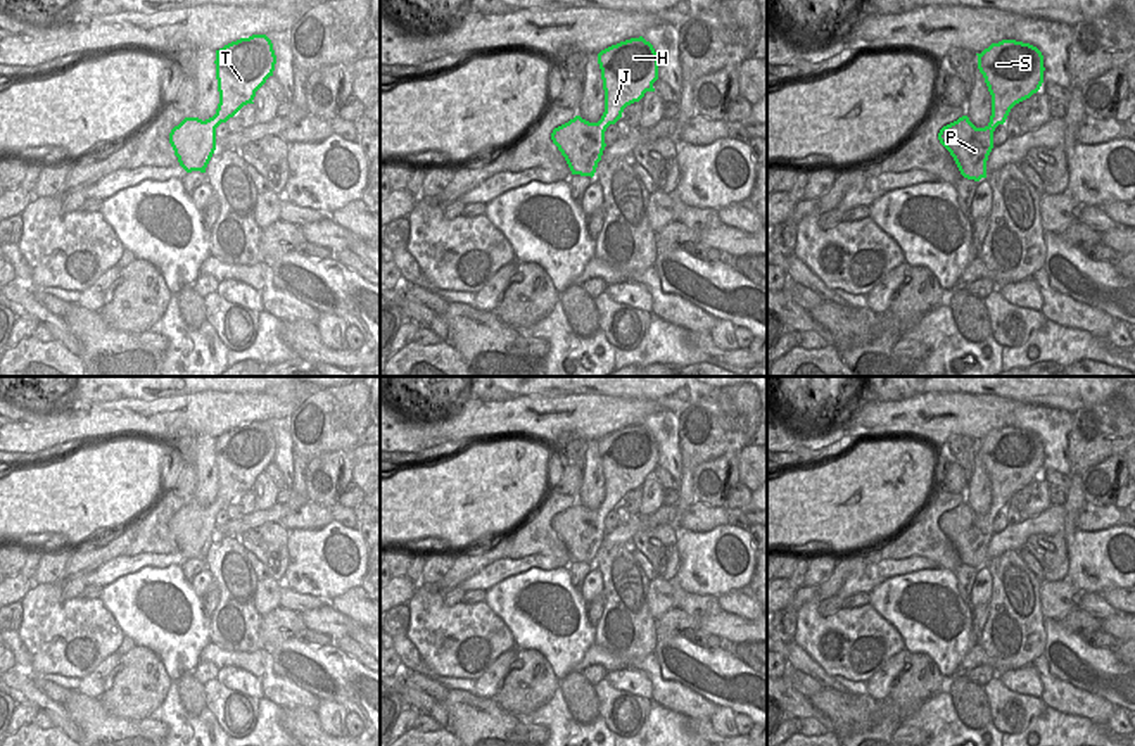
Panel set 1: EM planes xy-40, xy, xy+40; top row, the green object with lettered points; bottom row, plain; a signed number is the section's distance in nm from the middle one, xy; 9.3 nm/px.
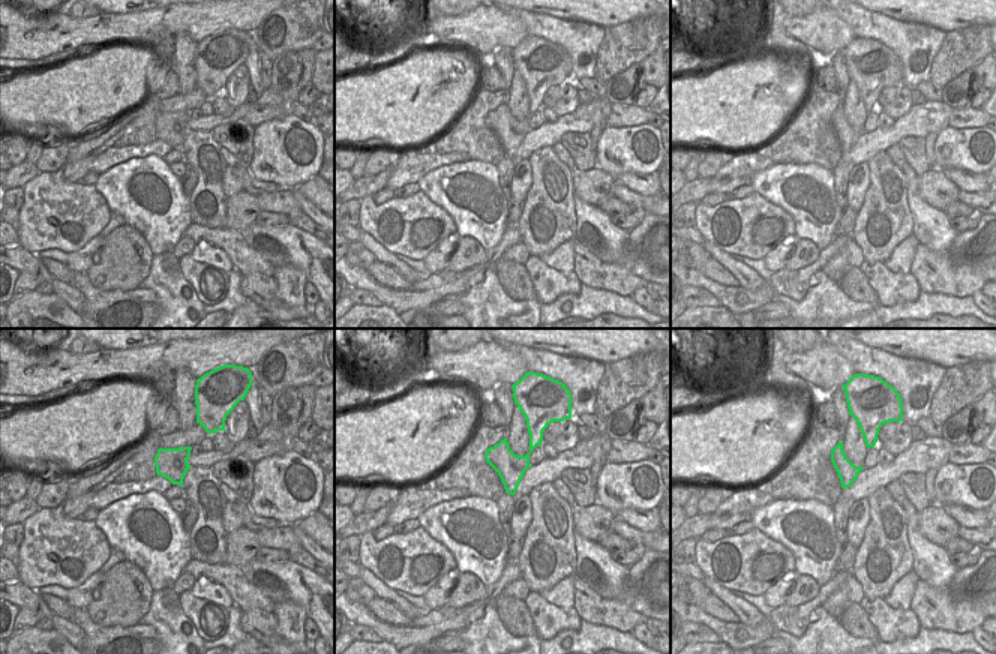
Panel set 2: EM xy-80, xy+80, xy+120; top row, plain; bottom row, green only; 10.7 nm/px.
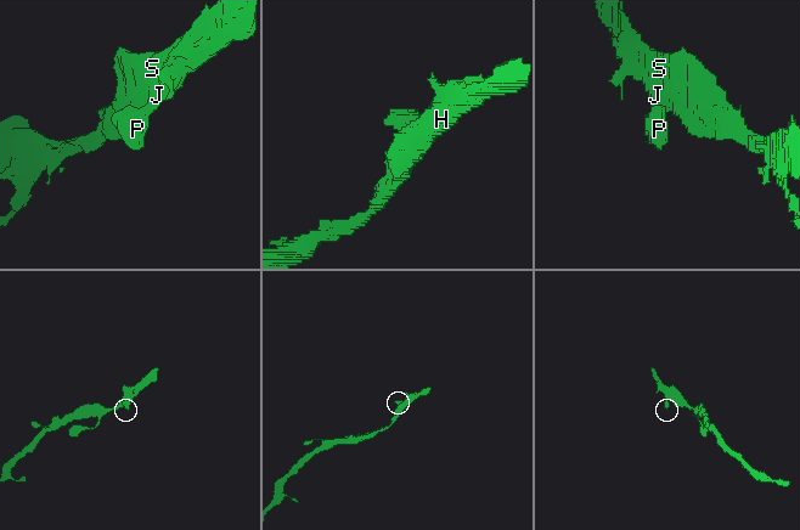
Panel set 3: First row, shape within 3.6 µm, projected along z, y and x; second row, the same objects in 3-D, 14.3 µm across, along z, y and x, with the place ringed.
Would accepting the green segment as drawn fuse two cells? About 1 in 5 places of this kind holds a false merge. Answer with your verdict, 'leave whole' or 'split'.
leave whole

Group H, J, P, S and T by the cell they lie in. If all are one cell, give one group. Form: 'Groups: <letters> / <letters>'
Groups: H J P S T

